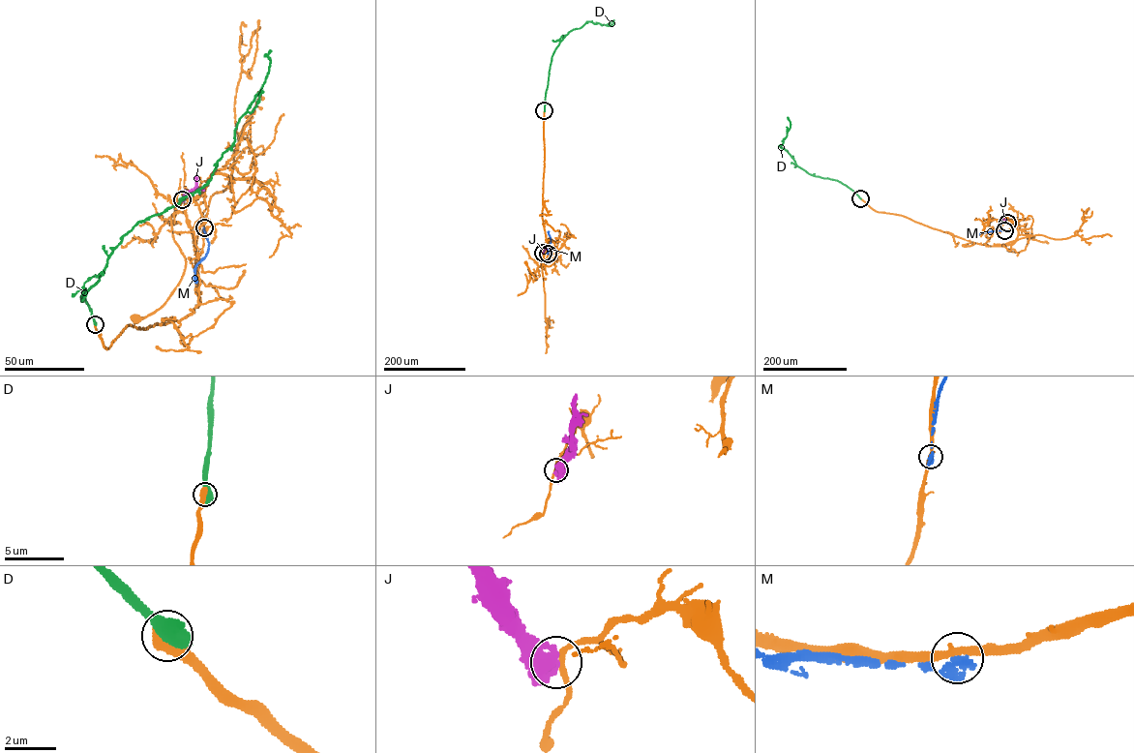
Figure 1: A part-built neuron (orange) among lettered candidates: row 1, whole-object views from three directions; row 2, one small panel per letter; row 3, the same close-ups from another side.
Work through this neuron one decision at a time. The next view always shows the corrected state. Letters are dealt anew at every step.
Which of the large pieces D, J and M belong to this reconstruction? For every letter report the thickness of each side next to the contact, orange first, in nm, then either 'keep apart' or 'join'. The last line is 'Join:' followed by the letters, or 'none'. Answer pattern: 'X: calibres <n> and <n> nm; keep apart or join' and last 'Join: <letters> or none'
D: calibres 600 and 750 nm; keep apart
J: calibres 190 and 750 nm; keep apart
M: calibres 280 and 320 nm; keep apart
Join: none

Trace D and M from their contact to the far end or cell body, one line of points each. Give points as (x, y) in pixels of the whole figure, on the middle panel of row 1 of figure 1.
D: (544, 110), (552, 57), (560, 42), (586, 21), (610, 26), (613, 20)
M: (548, 254), (551, 242), (549, 231)

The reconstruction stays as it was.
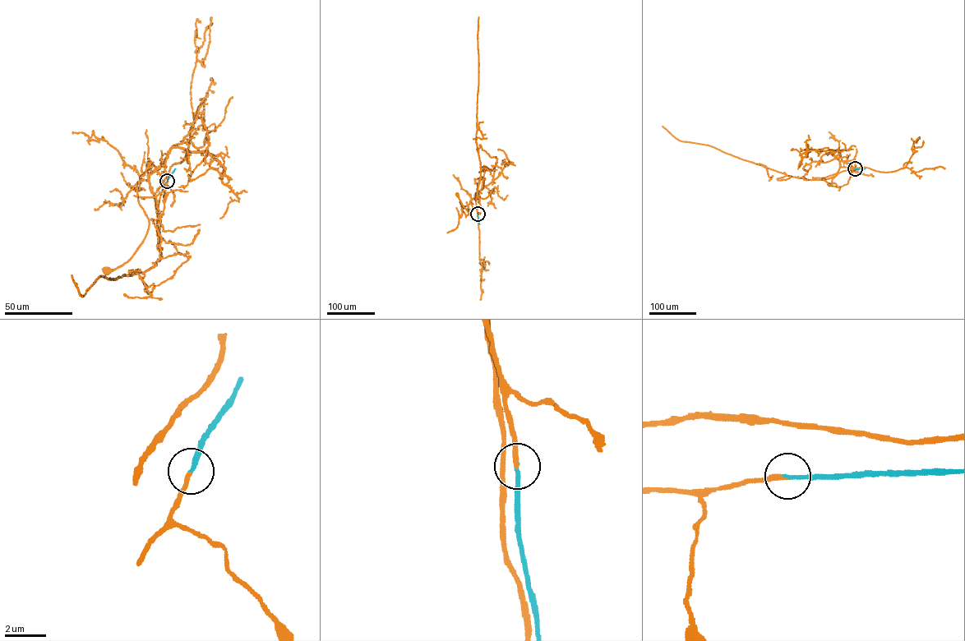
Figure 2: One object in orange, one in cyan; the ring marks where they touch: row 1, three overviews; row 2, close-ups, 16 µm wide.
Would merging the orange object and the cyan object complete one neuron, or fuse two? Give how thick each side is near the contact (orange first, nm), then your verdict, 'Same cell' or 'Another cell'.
Thickness 240 nm (orange) against 200 nm. Same cell

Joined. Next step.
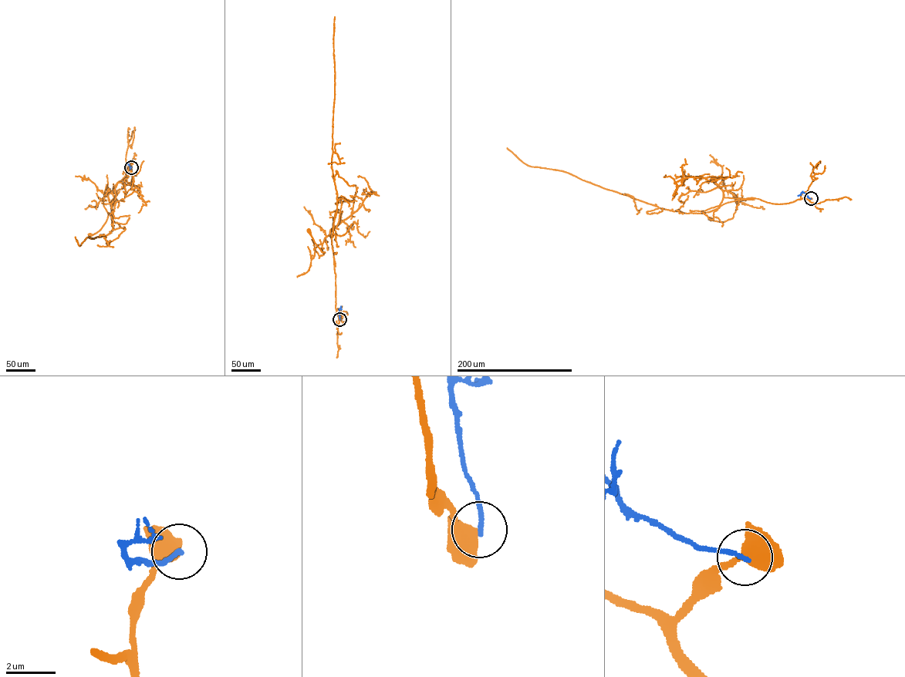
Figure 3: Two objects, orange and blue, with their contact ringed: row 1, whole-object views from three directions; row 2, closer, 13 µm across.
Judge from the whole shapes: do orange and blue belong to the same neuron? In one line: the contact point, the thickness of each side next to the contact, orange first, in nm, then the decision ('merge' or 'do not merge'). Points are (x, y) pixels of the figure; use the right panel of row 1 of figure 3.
(811, 198) | 480/190 nm | do not merge

